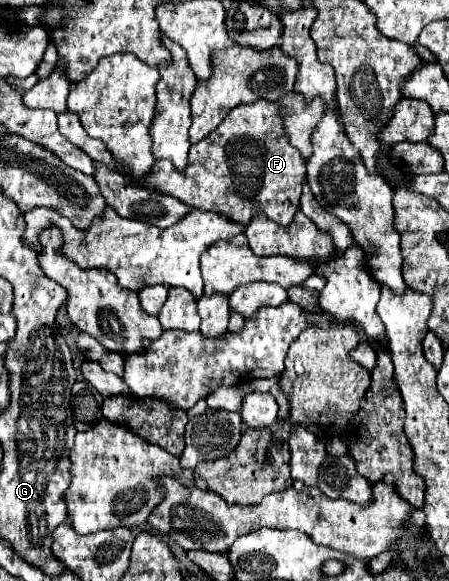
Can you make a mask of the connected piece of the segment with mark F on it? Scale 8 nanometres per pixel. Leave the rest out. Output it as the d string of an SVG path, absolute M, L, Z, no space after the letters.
M257 99L237 105L209 137L191 145L189 163L183 171L177 171L171 161L157 159L143 177L143 187L165 191L193 209L223 215L233 223L247 225L251 215L261 211L277 225L287 225L299 209L305 179L305 161L289 143L281 119L281 103Z

